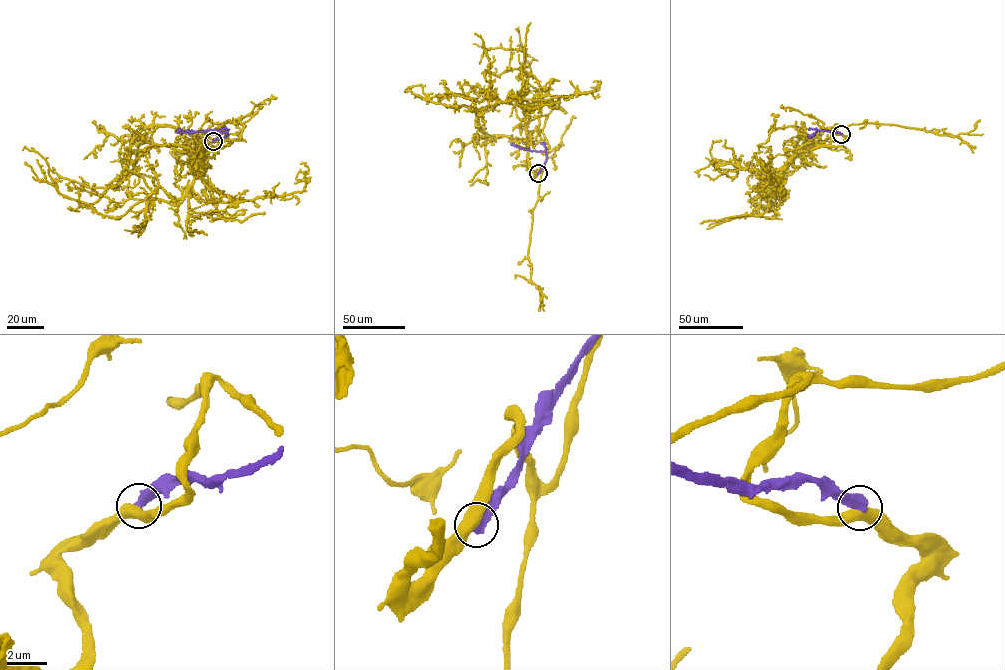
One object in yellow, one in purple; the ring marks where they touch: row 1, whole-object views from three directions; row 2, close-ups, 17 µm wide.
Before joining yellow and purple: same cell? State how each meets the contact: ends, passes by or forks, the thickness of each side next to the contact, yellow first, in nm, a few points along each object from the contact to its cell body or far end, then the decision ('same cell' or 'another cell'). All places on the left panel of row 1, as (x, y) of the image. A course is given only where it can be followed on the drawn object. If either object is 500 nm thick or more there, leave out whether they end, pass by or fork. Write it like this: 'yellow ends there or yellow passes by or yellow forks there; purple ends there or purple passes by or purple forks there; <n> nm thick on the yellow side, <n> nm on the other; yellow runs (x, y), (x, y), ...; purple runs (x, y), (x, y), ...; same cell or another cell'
550 nm thick on the yellow side, 600 nm on the other; yellow runs (213, 141), (199, 156), (175, 127), (149, 125), (92, 204), (61, 195), (45, 159), (23, 150); purple runs (213, 141), (228, 135), (215, 130), (176, 132); another cell

